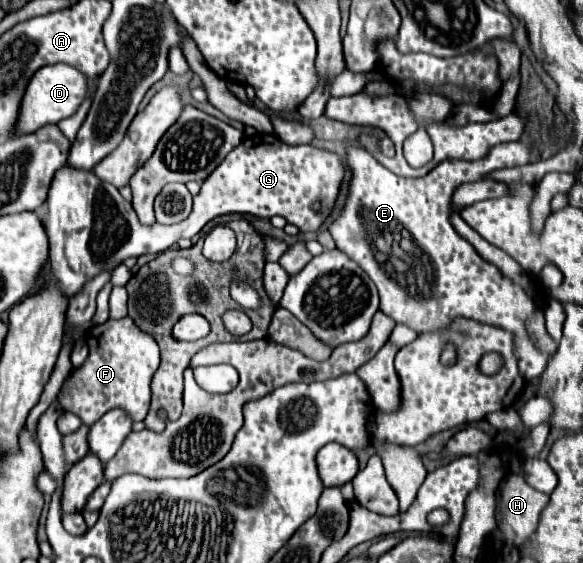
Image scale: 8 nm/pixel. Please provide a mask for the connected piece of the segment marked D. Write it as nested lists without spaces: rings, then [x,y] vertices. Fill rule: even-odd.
[[[54,64],[54,66],[42,66],[28,82],[22,104],[20,104],[20,114],[16,120],[16,136],[30,134],[46,124],[56,124],[68,116],[72,116],[82,100],[86,98],[88,84],[86,76],[80,74],[76,68],[66,66],[66,64]]]

